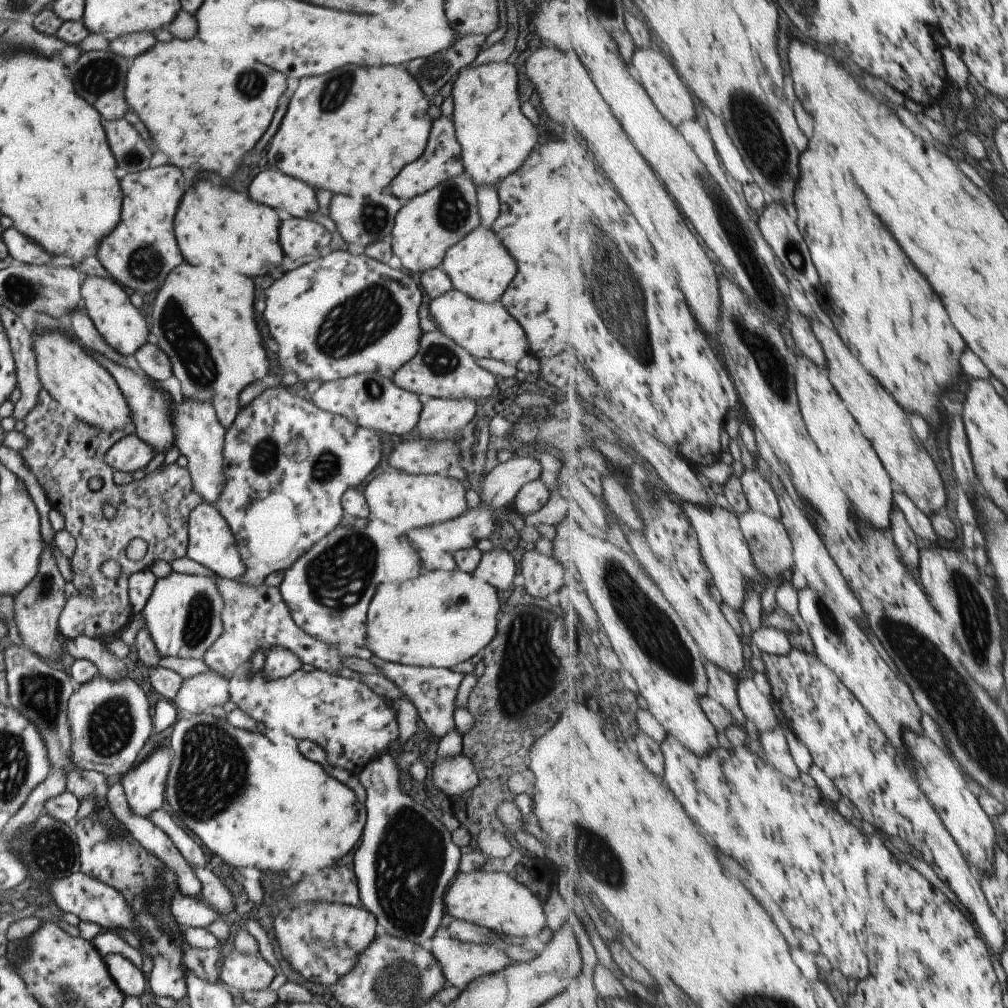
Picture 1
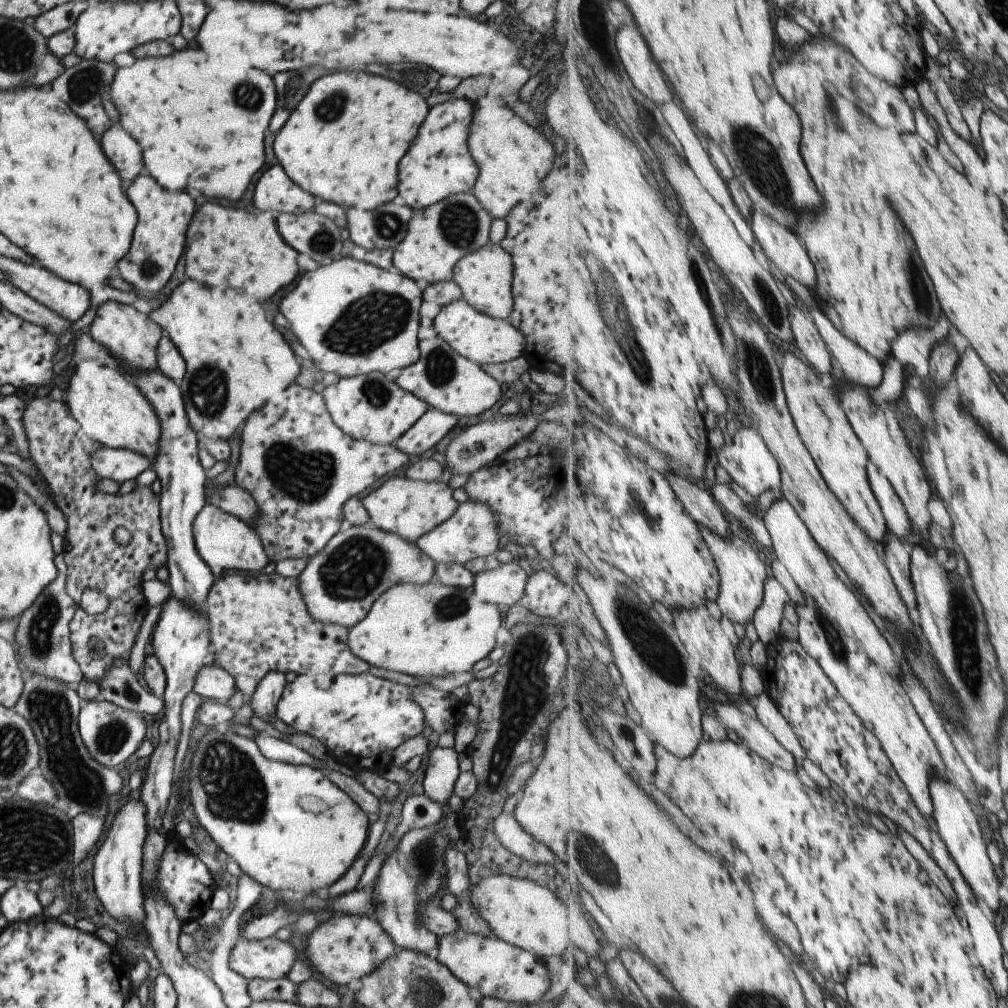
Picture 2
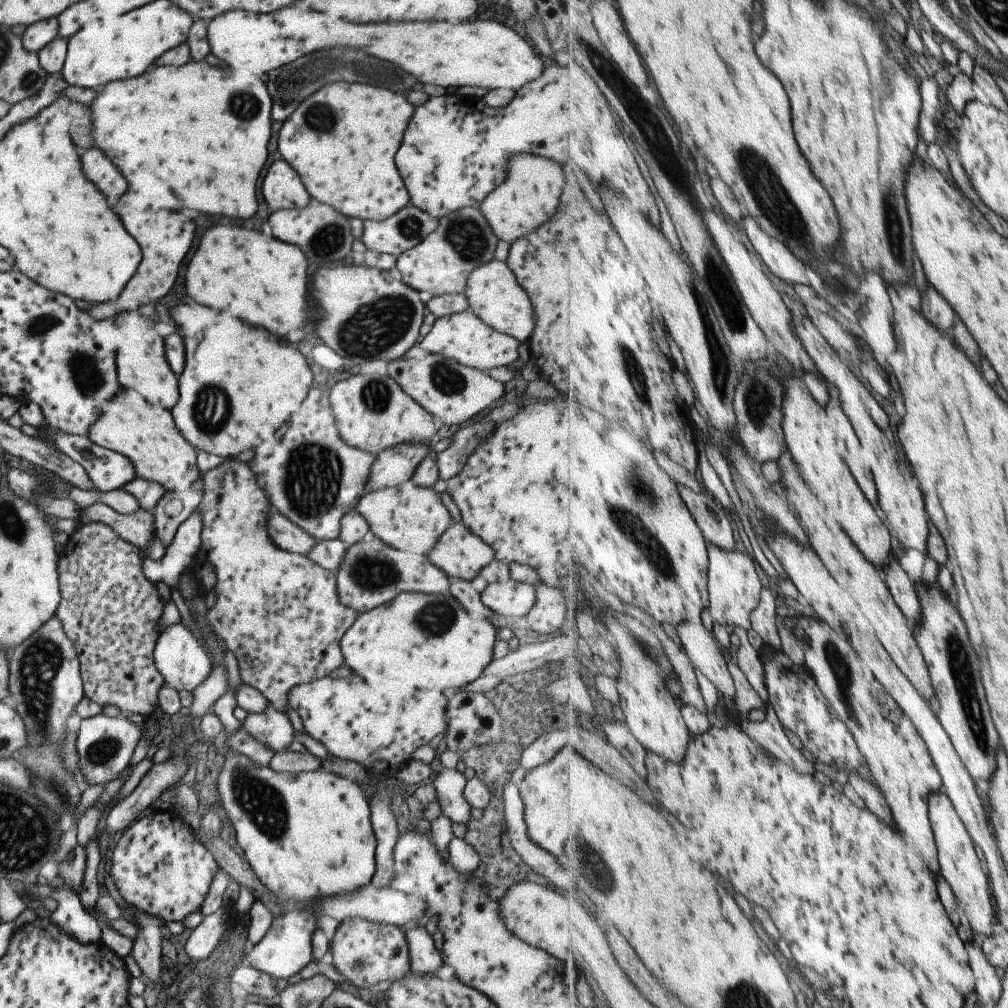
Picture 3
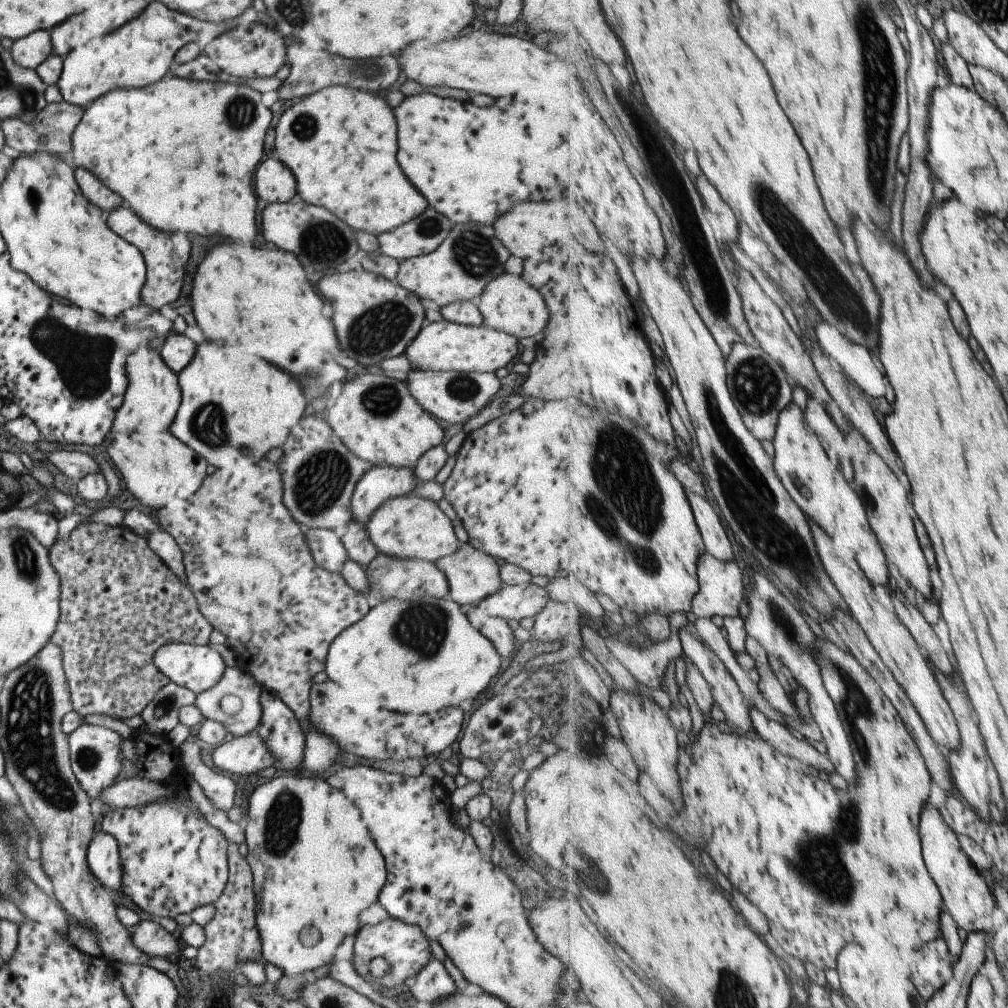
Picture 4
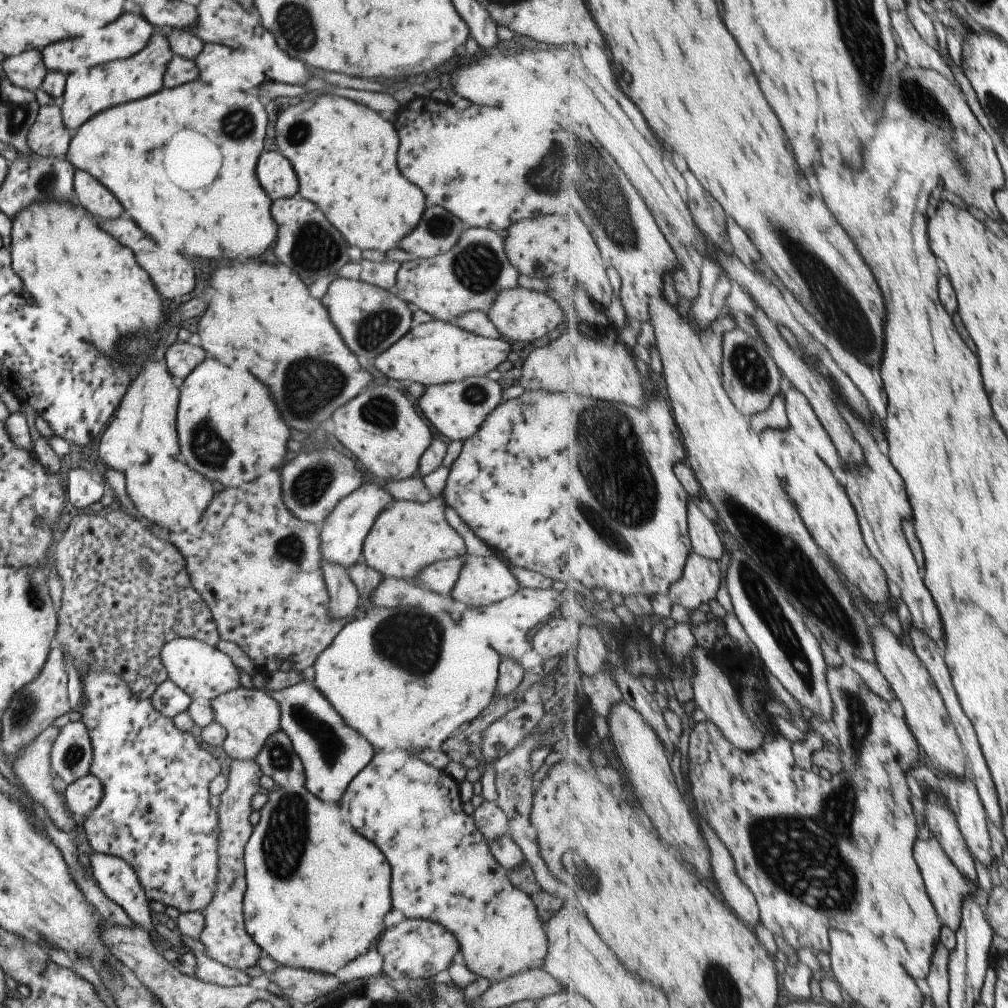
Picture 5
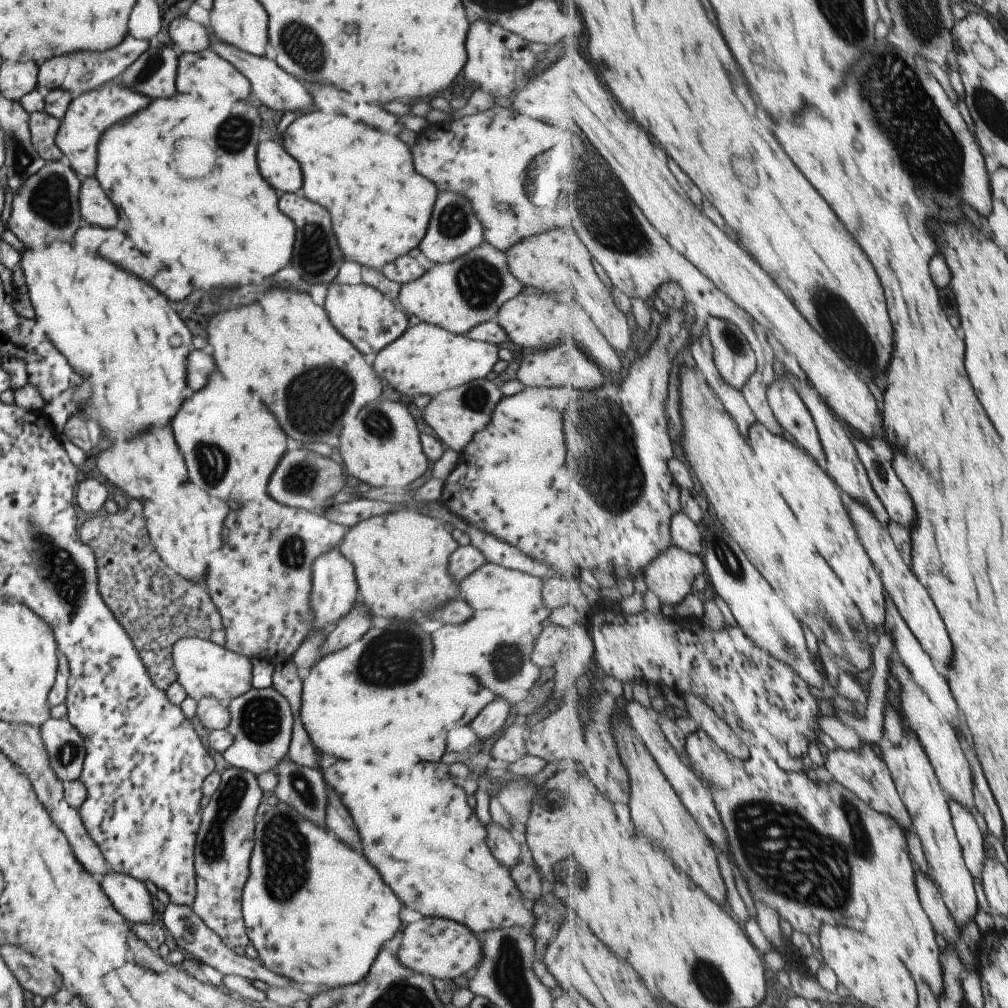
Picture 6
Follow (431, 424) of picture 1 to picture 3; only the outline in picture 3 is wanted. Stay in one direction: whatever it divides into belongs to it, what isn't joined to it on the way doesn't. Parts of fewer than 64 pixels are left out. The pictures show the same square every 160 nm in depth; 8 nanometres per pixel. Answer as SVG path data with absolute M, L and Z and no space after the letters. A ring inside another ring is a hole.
M401 442L375 455L365 482L365 493L391 488L409 481L415 467L429 455L429 446L419 442Z

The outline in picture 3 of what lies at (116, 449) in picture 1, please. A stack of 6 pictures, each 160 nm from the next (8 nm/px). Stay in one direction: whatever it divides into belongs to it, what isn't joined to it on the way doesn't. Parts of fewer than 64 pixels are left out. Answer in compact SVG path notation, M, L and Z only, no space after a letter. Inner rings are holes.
M58 431L47 436L58 450L67 454L85 469L85 474L98 495L121 489L123 484L136 478L133 465L126 459L126 456L97 446L86 436L70 435Z

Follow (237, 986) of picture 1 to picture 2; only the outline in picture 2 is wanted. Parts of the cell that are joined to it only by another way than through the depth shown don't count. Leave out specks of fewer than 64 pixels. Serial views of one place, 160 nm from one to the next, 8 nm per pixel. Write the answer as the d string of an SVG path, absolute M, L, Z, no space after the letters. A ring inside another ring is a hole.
M239 936L229 949L227 964L246 981L251 979L279 979L286 976L295 957L287 940L267 937L245 940Z

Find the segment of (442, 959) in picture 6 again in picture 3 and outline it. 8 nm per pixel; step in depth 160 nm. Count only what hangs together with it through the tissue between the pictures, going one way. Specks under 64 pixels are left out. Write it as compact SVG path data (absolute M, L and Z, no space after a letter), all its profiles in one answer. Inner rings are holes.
M352 918L341 921L328 942L326 954L331 958L333 968L355 985L357 990L377 982L400 979L410 970L403 929L365 919ZM355 964L356 969L353 967Z

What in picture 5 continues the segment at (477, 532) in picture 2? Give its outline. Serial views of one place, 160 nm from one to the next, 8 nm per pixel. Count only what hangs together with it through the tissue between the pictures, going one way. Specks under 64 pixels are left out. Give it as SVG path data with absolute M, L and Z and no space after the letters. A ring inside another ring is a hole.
M465 554L449 596L462 608L483 607L492 605L494 602L513 594L515 591L518 591L519 587L509 567L503 566L494 555L483 557Z

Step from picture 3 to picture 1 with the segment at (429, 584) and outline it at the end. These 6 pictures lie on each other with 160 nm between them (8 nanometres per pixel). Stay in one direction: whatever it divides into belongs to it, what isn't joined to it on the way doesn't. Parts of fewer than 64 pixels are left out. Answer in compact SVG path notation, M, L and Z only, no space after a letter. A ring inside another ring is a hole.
M344 514L332 531L312 544L308 551L302 552L288 569L281 572L281 582L277 588L297 628L331 646L365 648L367 602L371 600L376 586L387 582L404 583L422 570L412 544L393 525L383 524L371 516L360 519Z

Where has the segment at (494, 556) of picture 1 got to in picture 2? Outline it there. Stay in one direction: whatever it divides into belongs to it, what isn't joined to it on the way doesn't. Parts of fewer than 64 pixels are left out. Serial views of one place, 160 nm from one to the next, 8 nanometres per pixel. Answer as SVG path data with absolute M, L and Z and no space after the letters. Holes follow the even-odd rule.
M499 563L495 568L478 572L473 577L472 587L475 594L481 596L485 602L497 606L511 607L515 602L524 601L524 584L526 583L528 572L522 569L517 563Z

